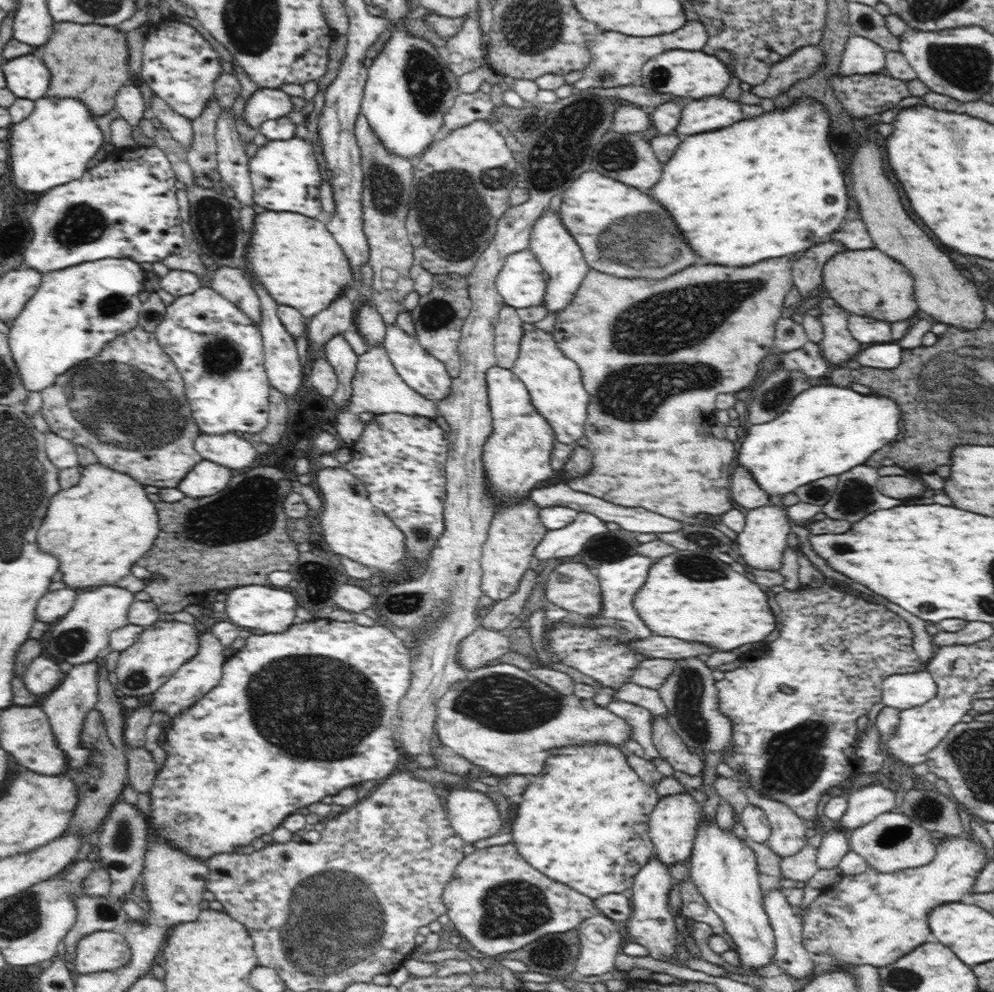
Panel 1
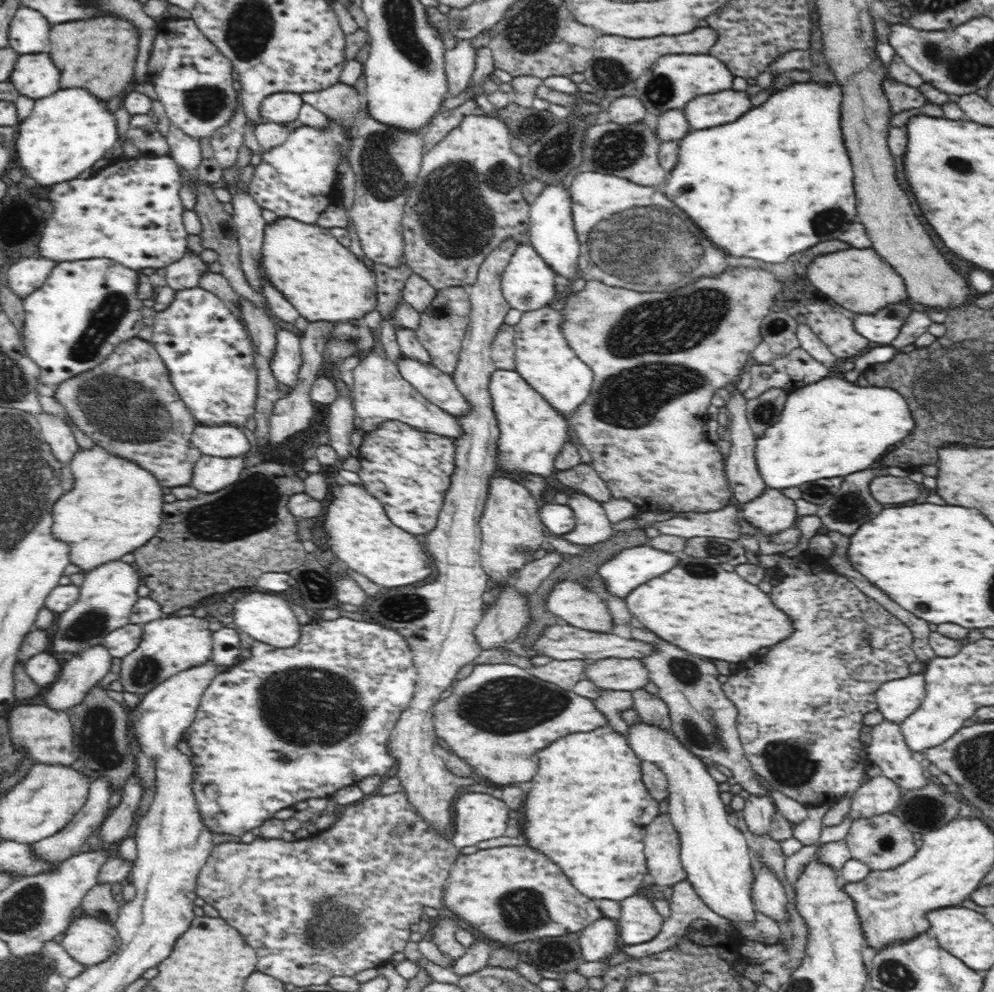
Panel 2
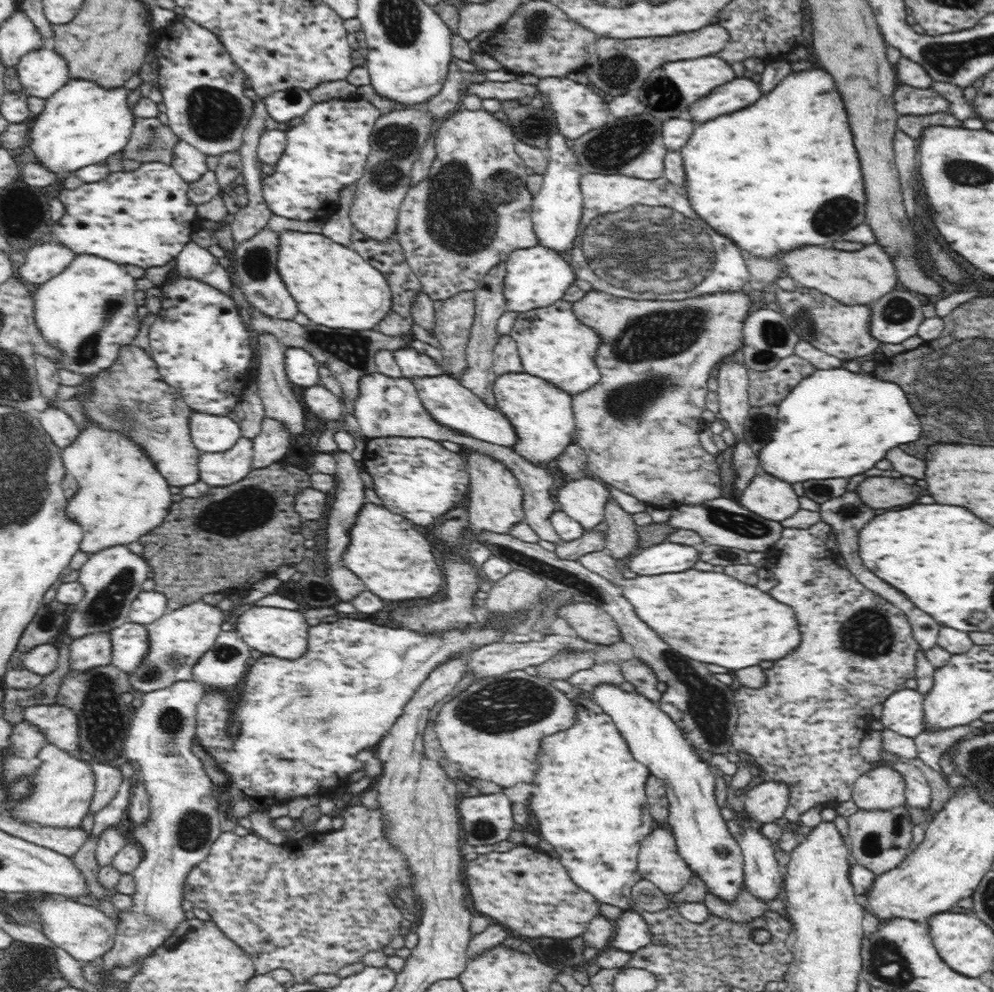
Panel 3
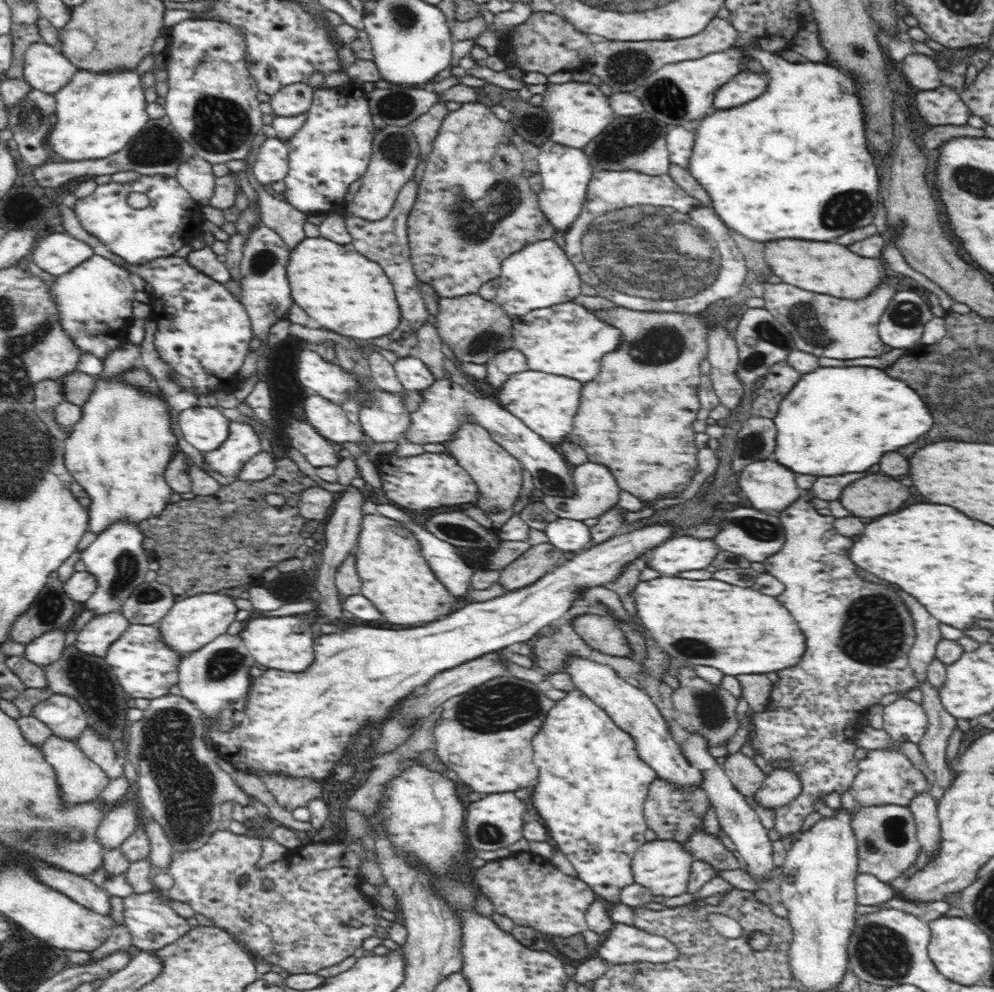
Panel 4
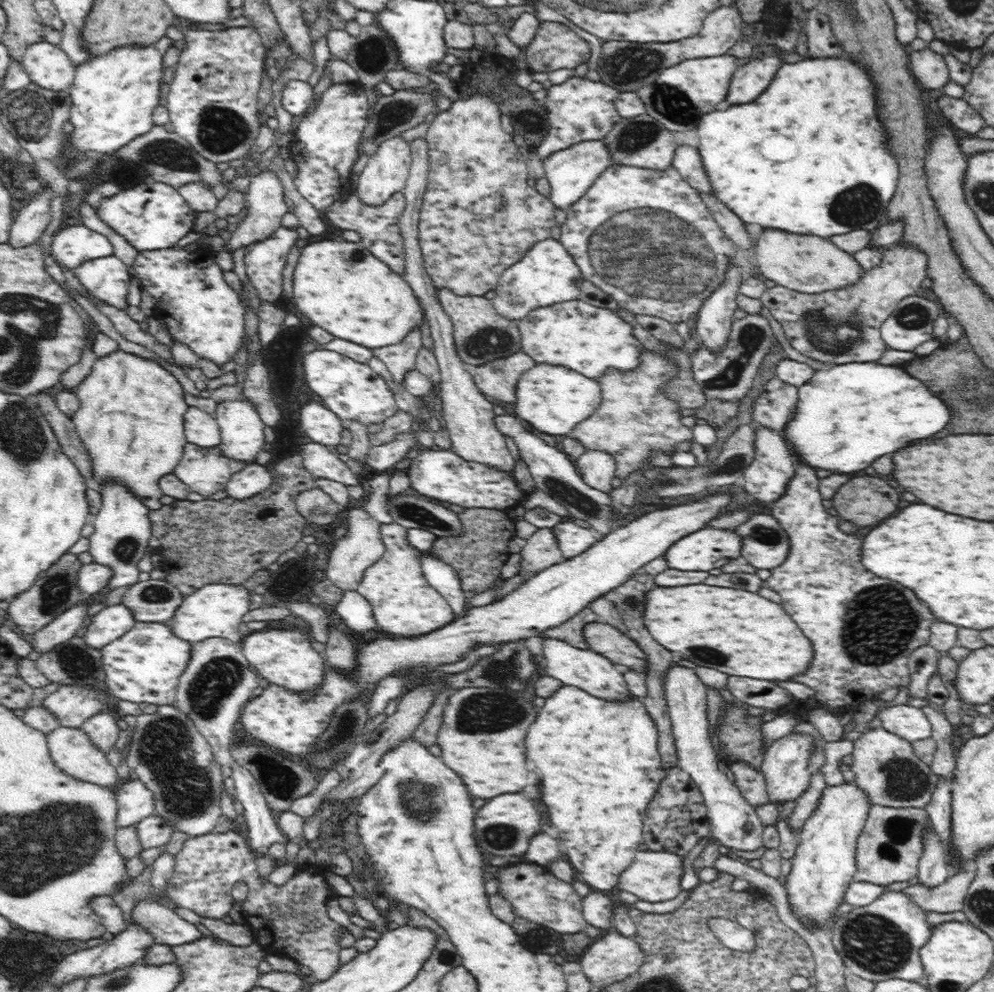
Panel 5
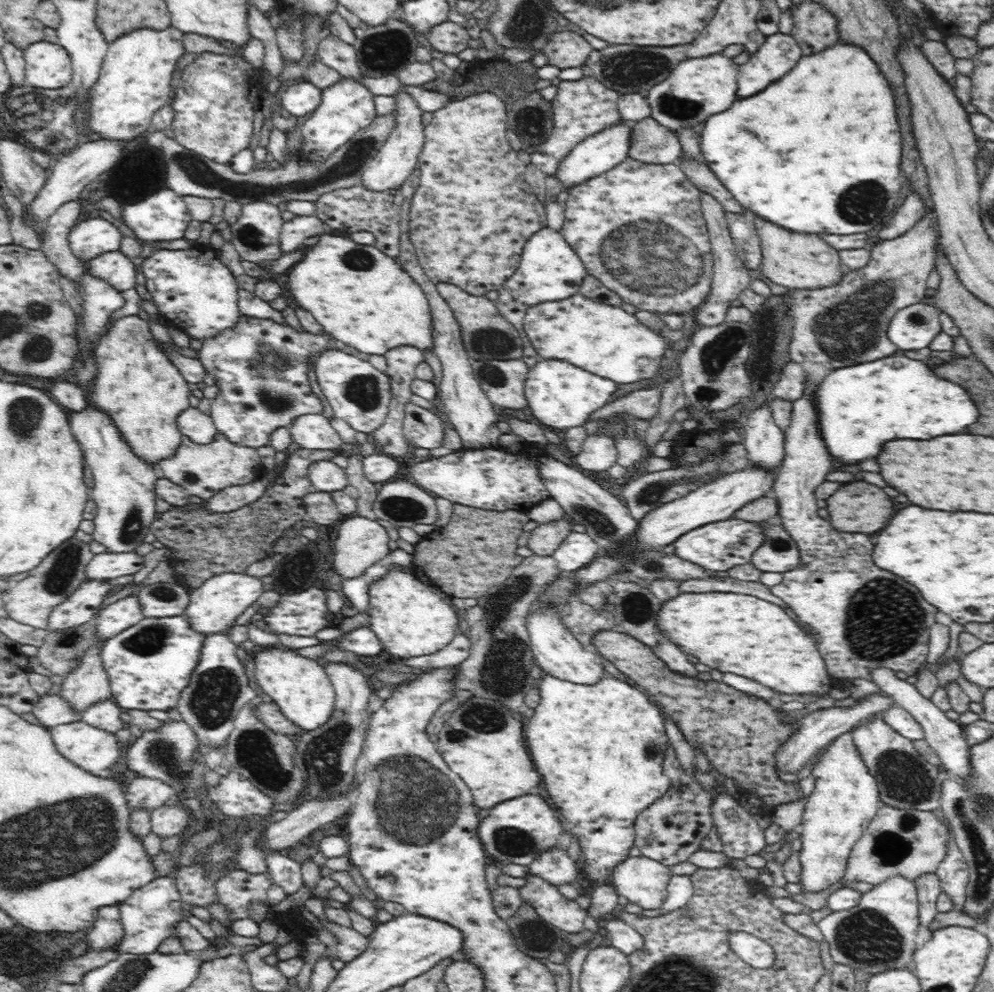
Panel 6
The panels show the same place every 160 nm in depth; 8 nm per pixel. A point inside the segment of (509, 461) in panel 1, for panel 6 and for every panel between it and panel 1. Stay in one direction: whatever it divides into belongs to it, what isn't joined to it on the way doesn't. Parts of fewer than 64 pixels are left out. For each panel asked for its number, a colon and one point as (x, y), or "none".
2: (531, 433)
3: (541, 414)
4: (545, 403)
5: (553, 399)
6: (561, 396)

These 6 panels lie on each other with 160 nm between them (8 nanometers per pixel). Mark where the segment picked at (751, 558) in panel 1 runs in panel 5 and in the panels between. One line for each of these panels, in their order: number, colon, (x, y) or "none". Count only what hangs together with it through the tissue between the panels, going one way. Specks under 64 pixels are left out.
2: (772, 512)
3: (767, 496)
4: (770, 487)
5: (767, 477)

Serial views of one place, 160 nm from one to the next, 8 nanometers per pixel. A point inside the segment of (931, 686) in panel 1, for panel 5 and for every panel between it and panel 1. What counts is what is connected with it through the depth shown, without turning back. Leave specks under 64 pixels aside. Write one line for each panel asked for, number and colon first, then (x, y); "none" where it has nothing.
2: (896, 699)
3: (902, 712)
4: (905, 721)
5: (907, 721)

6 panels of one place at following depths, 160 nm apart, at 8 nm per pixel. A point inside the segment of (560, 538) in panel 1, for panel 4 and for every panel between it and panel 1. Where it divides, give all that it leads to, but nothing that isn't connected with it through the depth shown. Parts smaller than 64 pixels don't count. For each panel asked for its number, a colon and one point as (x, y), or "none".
2: (592, 525)
3: (584, 499)
4: (596, 491)

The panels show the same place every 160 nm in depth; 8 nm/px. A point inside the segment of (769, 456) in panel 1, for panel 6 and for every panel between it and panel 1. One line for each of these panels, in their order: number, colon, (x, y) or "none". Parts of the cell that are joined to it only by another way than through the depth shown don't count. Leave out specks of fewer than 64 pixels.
2: (830, 428)
3: (835, 423)
4: (879, 414)
5: (846, 416)
6: (859, 406)

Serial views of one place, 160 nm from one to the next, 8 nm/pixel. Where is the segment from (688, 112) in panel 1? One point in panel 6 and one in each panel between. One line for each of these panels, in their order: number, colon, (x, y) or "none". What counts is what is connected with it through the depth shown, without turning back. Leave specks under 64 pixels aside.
2: (707, 111)
3: (739, 93)
4: (746, 86)
5: (749, 81)
6: (778, 54)

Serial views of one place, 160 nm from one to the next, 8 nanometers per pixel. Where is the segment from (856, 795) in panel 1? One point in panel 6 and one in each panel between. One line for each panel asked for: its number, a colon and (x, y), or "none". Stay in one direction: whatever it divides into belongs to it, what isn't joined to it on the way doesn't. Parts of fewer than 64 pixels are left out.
2: (880, 795)
3: (881, 788)
4: (885, 776)
5: (886, 768)
6: (905, 780)

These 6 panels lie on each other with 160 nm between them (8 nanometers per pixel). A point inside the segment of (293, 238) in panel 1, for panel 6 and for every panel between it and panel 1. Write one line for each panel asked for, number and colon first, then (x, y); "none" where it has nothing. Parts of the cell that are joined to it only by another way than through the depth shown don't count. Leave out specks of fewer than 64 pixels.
2: (326, 282)
3: (334, 287)
4: (344, 292)
5: (342, 288)
6: (361, 296)

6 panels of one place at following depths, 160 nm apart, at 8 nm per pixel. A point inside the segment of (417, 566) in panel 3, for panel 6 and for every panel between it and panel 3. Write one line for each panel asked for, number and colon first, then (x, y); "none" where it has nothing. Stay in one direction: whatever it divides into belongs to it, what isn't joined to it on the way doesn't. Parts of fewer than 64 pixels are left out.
4: (395, 576)
5: (404, 604)
6: (409, 618)

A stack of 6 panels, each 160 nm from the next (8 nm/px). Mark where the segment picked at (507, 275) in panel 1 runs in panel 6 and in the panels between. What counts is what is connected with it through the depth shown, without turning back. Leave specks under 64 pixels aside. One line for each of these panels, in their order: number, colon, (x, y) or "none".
2: (528, 283)
3: (536, 277)
4: (540, 275)
5: (546, 275)
6: (549, 269)

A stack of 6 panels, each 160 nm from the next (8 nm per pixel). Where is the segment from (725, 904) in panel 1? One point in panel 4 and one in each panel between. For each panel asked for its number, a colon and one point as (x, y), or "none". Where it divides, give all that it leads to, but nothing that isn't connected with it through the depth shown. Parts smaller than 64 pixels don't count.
2: (715, 855)
3: (702, 839)
4: (631, 708)

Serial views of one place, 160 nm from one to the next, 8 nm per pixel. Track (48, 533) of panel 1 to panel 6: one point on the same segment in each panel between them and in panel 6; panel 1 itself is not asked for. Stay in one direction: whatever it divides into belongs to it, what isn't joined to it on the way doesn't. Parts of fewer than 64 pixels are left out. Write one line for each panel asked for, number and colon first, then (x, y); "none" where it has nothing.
2: (115, 507)
3: (121, 496)
4: (118, 452)
5: (130, 419)
6: (136, 384)

